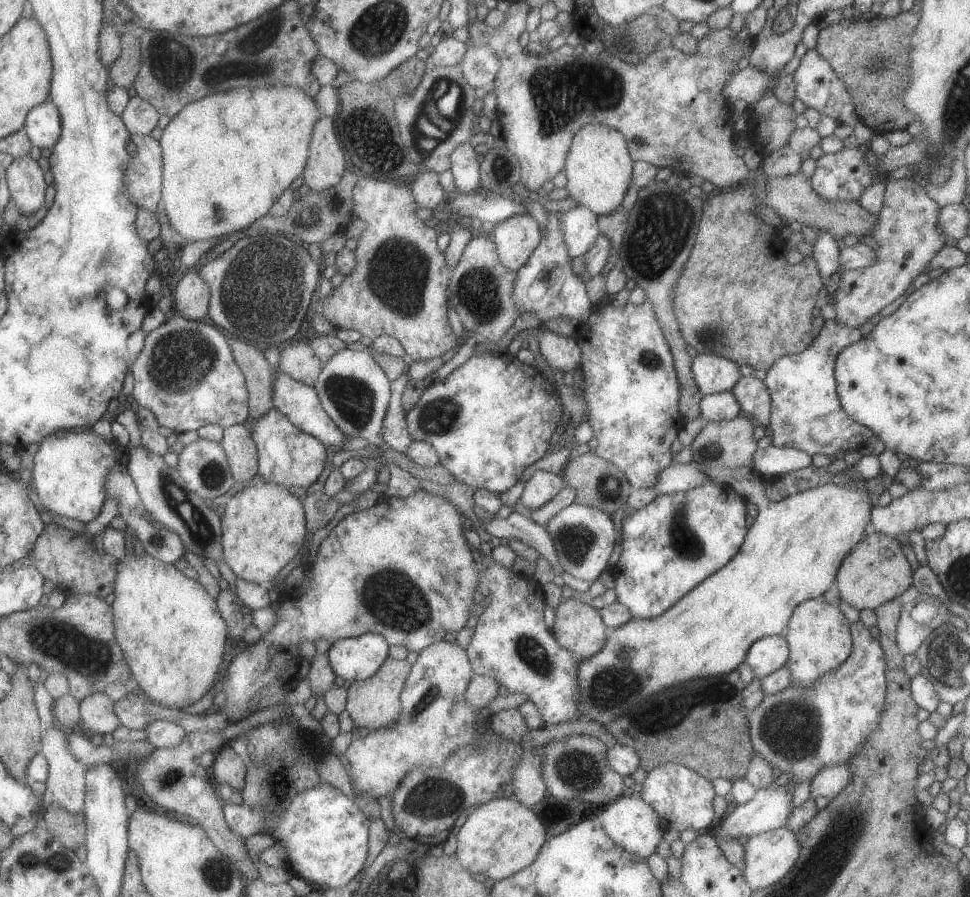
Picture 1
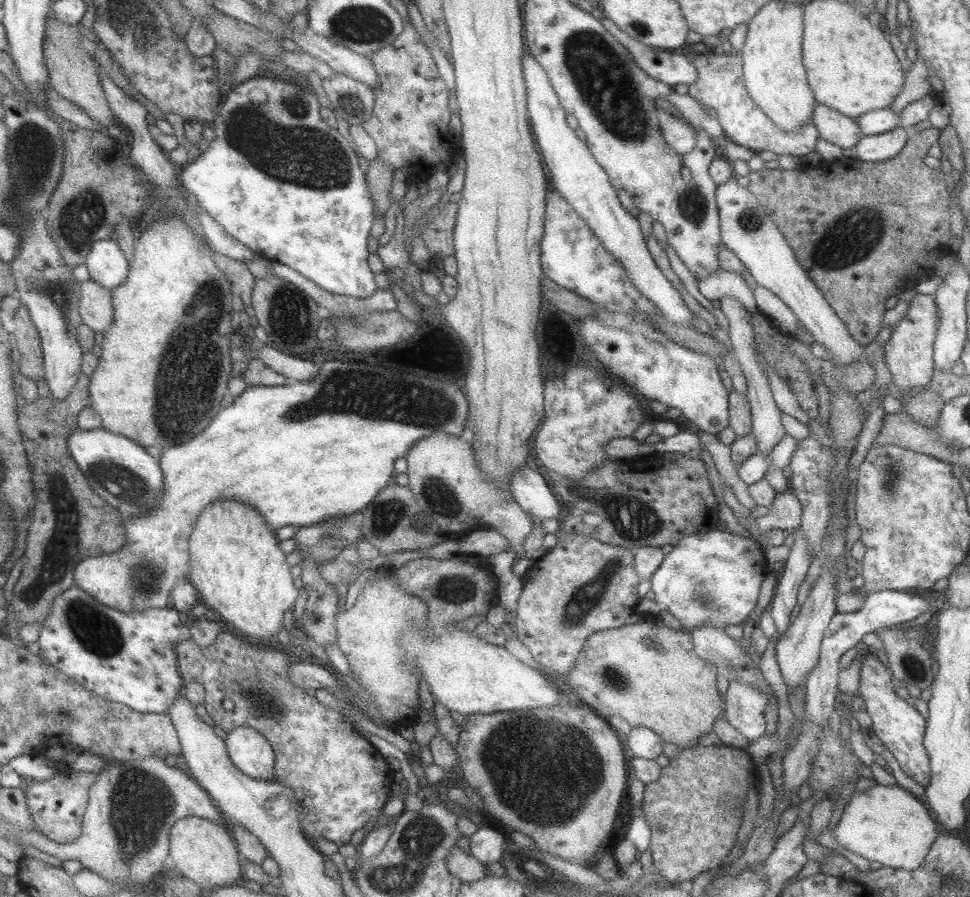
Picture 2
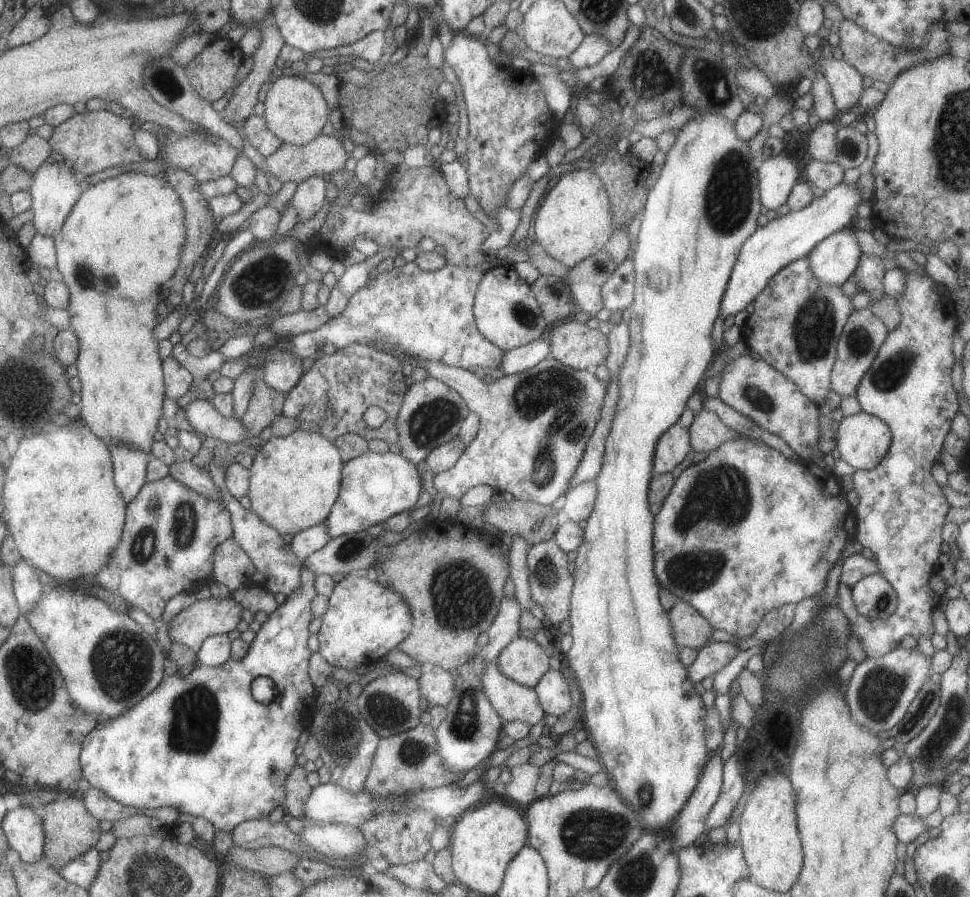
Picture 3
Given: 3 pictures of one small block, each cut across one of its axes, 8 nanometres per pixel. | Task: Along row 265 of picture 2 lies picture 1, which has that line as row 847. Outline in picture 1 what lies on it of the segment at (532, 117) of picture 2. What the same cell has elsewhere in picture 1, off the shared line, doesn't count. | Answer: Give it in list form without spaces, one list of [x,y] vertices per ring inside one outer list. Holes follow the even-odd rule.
[[[630,792],[620,795],[611,802],[597,818],[604,834],[622,850],[635,854],[637,857],[647,859],[652,854],[658,842],[662,839],[665,825],[661,824],[654,814],[651,806],[642,802],[639,796]]]

